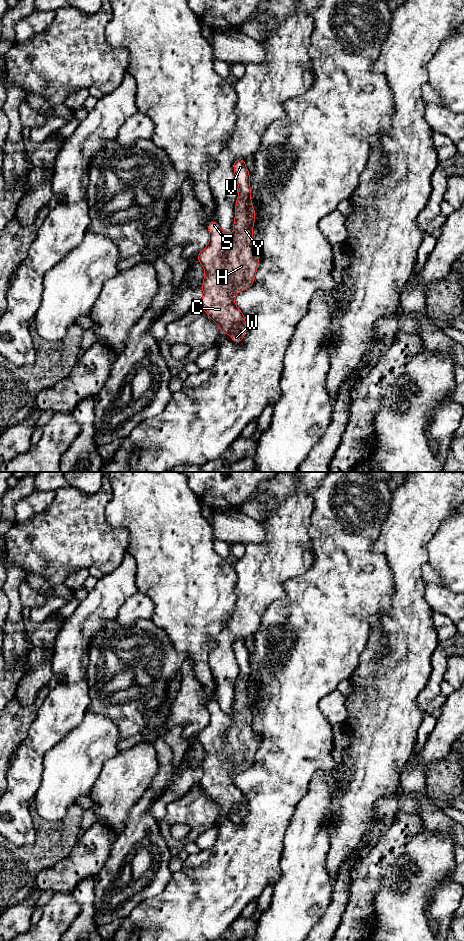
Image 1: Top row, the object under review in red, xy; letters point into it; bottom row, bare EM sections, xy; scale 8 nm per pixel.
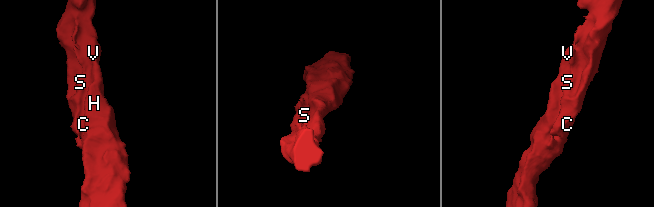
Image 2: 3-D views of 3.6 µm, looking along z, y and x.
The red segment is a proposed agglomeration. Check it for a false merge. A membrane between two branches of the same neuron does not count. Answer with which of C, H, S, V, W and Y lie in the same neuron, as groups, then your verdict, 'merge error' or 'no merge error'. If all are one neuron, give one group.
C H S V W Y; no merge error

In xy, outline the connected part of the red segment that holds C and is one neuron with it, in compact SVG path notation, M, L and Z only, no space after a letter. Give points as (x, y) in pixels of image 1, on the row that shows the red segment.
M243 158L233 163L235 179L239 186L239 194L235 203L233 234L225 234L217 221L212 219L207 229L210 234L208 245L199 252L197 261L203 266L205 276L201 288L203 298L199 305L208 316L220 327L222 334L230 334L234 343L240 343L246 336L246 318L235 305L234 297L241 291L250 288L259 265L259 256L253 249L253 226L256 211L252 207L250 173Z

